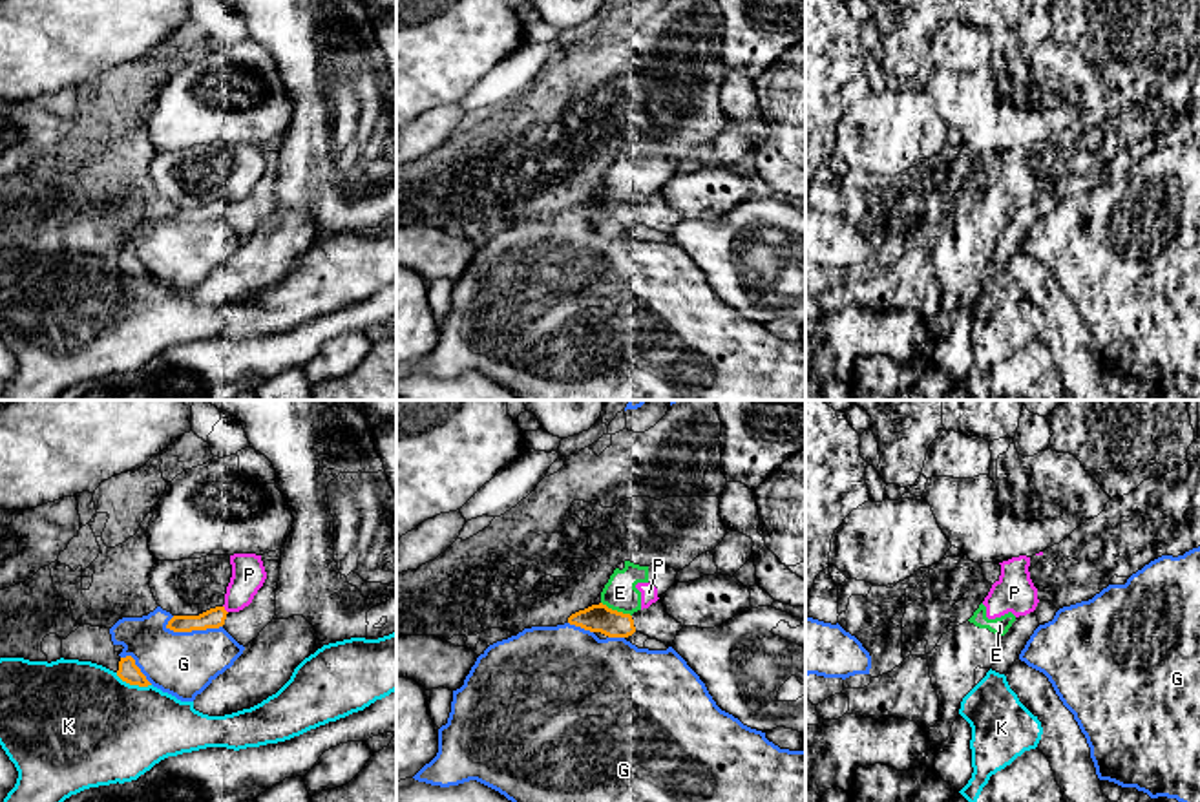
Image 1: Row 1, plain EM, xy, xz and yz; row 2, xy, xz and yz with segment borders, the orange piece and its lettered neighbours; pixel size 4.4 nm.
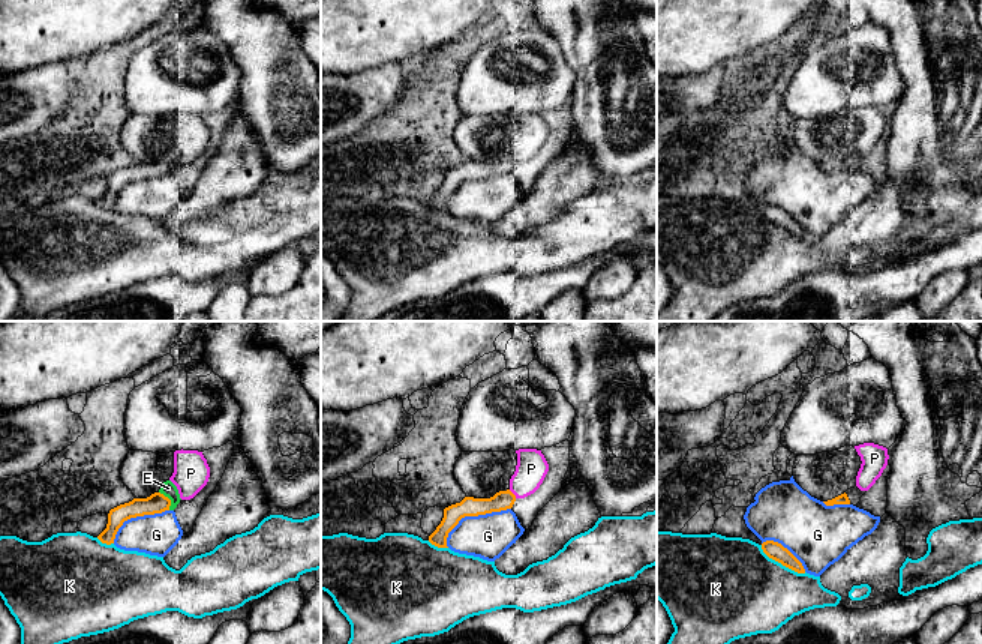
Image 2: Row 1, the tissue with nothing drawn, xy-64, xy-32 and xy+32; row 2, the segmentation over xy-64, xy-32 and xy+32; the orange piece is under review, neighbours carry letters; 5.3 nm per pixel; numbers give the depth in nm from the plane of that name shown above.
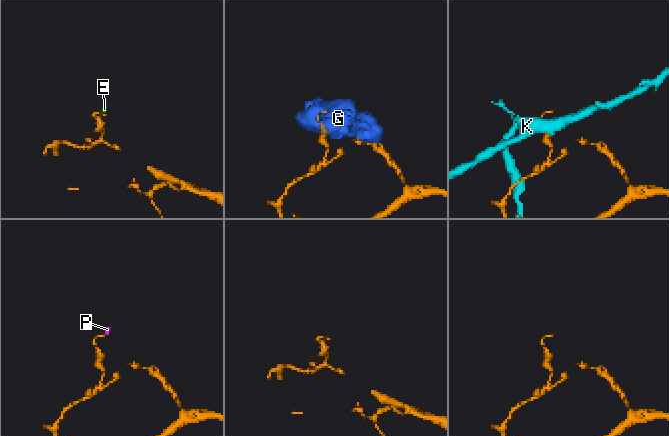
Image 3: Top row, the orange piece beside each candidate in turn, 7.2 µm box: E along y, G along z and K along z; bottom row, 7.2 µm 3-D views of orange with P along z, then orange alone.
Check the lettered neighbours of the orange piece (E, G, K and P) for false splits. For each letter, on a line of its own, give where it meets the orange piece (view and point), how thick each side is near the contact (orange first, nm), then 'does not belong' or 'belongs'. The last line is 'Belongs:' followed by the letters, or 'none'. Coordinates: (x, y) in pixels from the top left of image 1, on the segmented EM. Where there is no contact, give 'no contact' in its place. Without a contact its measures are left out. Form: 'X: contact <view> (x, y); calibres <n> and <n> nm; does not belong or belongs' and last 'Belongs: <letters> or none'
E: contact xz (616, 611); calibres 130 and 150 nm; does not belong
G: contact xy (192, 629); calibres 90 and 280 nm; does not belong
K: contact xy (134, 684); calibres 90 and 480 nm; does not belong
P: contact xy (223, 609); calibres 90 and 150 nm; does not belong
Belongs: none

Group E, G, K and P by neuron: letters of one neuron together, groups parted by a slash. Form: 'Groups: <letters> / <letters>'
Groups: E P / G / K

